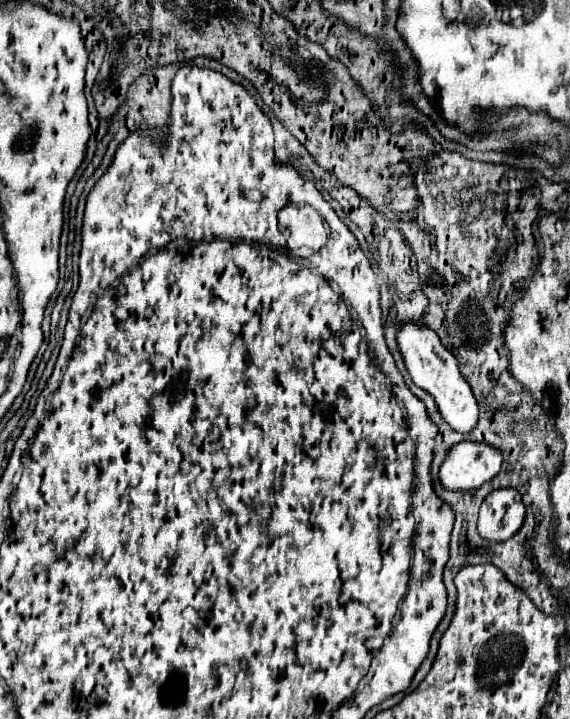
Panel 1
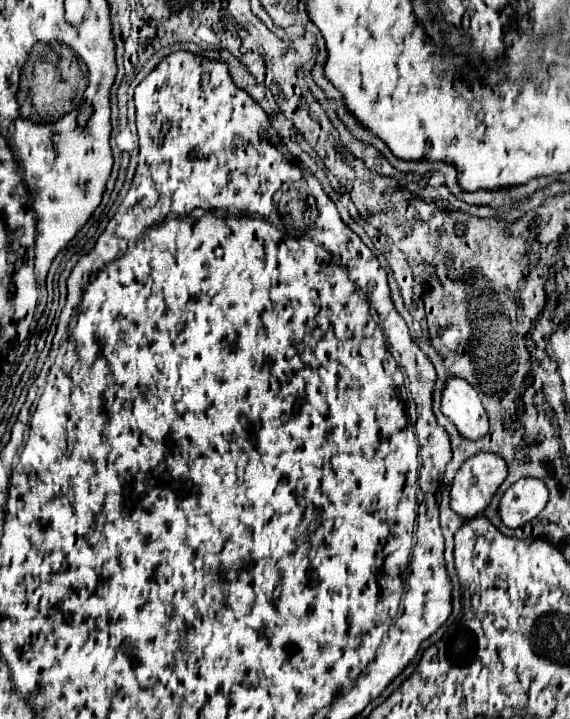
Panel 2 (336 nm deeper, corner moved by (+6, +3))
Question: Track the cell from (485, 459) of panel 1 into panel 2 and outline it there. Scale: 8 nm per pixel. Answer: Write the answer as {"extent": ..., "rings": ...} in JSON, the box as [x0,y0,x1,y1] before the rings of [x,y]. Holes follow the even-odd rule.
{"extent":[450,452,506,520],"rings":[[[480,452],[466,460],[458,470],[452,490],[450,506],[456,514],[470,520],[486,510],[498,486],[506,480],[506,464],[500,456]]]}

